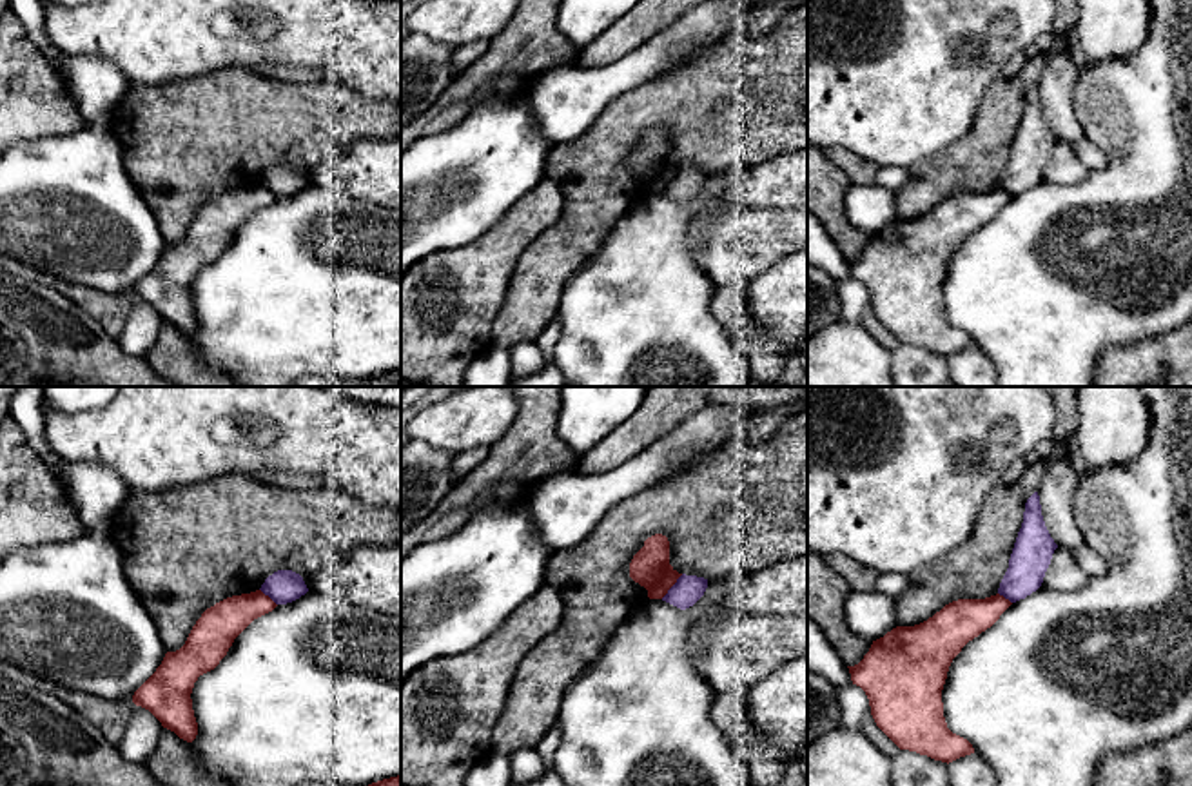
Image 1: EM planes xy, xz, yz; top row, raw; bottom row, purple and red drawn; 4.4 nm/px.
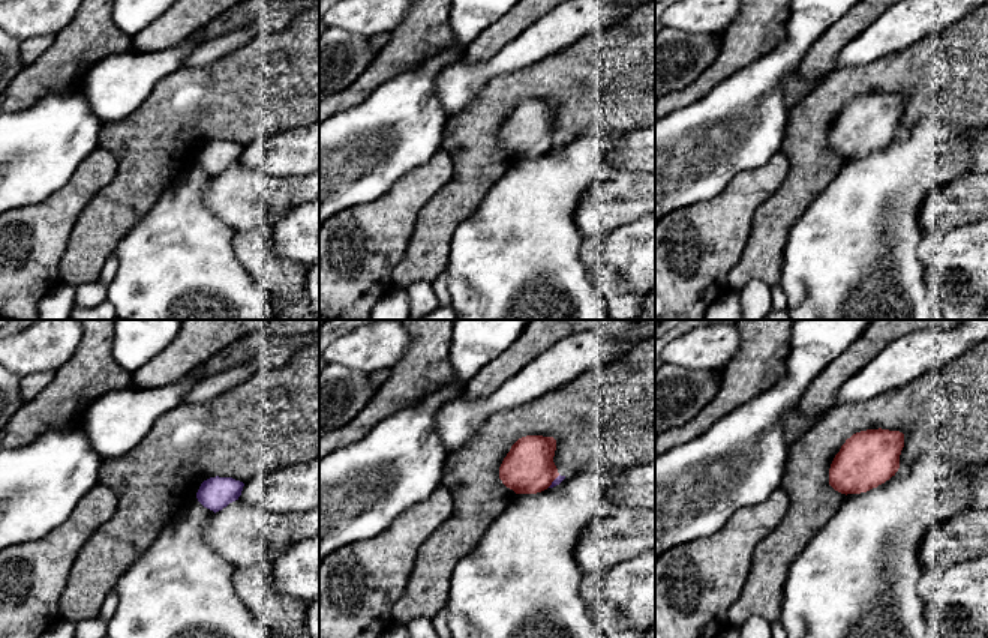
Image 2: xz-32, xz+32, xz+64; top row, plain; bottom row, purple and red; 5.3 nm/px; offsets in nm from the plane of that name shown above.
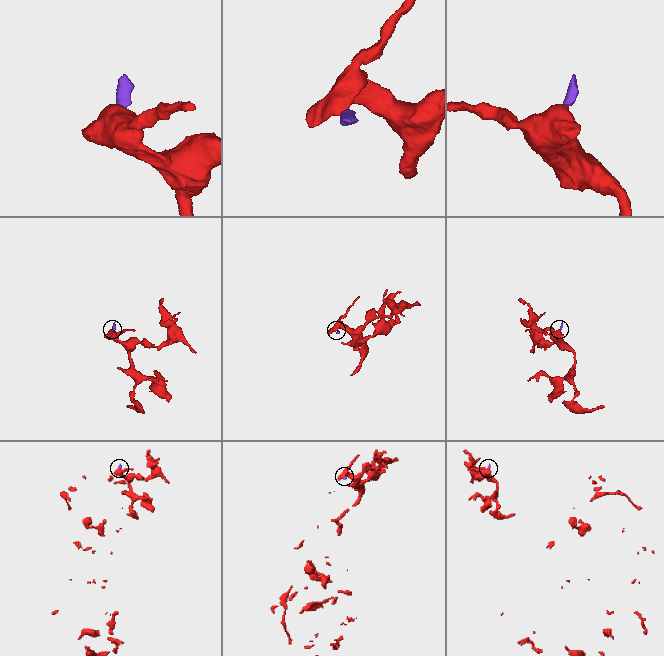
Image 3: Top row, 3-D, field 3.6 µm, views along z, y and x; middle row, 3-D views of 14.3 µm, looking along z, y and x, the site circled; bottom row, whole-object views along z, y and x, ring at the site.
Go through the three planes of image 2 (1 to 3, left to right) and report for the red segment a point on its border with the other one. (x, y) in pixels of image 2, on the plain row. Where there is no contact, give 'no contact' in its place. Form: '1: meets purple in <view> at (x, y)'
1: no contact
2: meets purple in xz+32 at (553, 144)
3: no contact

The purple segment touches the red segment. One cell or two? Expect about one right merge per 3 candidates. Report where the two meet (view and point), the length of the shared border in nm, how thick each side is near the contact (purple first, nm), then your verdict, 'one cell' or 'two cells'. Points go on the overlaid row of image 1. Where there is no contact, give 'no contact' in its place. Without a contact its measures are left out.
contact xz (672, 587); length 150 nm; calibres 130 and 180 nm; two cells

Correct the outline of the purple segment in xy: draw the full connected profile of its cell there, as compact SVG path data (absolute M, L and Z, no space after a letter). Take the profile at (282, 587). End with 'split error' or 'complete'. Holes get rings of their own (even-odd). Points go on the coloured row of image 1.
M229 474L165 494L131 490L109 534L165 650L176 652L201 614L227 597L261 590L287 604L312 592L316 575L357 546L399 545L401 508L363 503L327 485L285 488Z; split error

